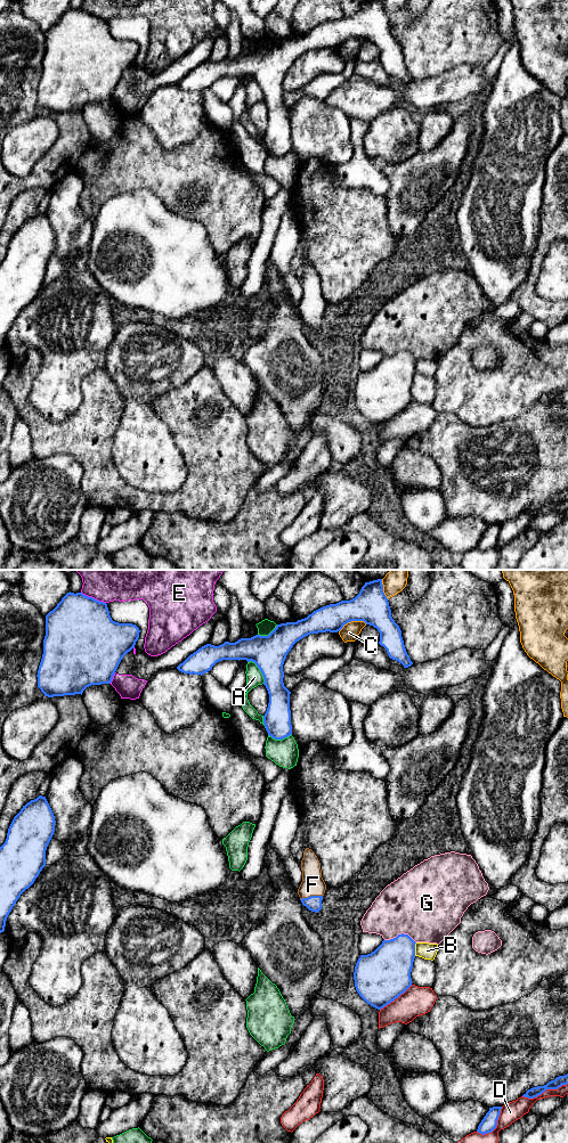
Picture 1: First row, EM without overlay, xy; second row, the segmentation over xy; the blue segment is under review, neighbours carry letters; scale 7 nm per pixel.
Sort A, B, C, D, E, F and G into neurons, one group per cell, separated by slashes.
A C / B / D / E / F / G

